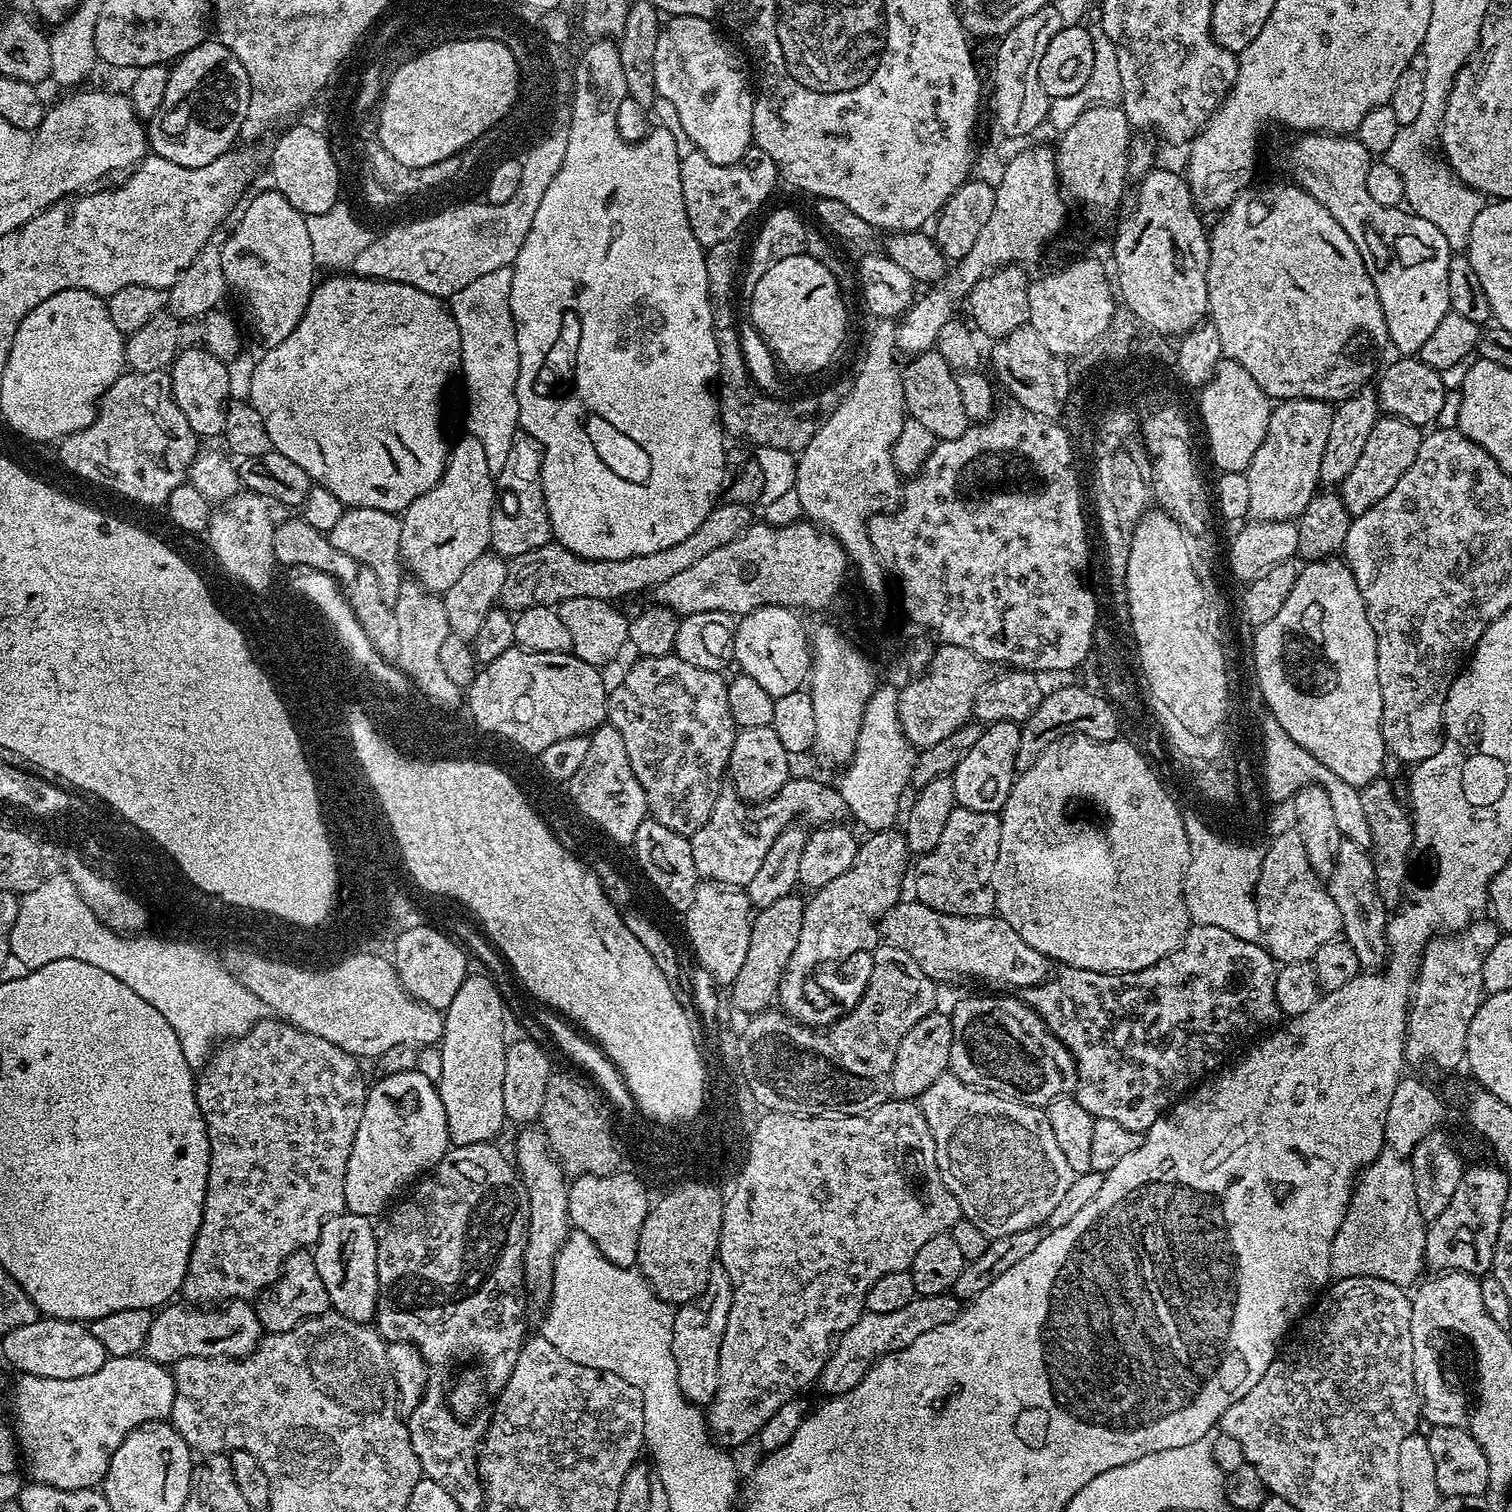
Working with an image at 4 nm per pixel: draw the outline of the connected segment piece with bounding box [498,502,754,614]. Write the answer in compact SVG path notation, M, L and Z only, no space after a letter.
M717 503L690 538L682 538L682 542L666 546L666 550L654 550L654 554L638 554L621 560L587 560L566 550L561 544L549 542L538 550L530 550L530 554L518 554L507 561L506 582L502 582L499 607L519 614L534 606L556 608L570 598L621 602L639 592L651 593L662 586L662 582L670 582L670 578L680 571L706 558L706 554L734 542L734 538L742 535L753 523L754 517L748 512L751 511L742 504Z

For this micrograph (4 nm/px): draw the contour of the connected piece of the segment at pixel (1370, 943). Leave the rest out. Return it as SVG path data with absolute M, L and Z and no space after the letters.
M1341 839L1336 849L1336 868L1327 877L1326 887L1340 911L1343 939L1348 941L1354 954L1358 954L1361 969L1379 969L1386 960L1386 929L1390 916L1384 913L1386 905L1376 889L1376 868L1371 855L1353 840Z

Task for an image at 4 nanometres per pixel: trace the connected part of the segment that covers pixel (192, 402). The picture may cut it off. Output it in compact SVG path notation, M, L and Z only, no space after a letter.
M203 346L187 348L185 347L170 365L172 393L178 402L178 410L186 414L186 422L190 422L190 430L194 430L197 437L219 437L226 426L227 408L230 401L228 365L214 354L210 354Z

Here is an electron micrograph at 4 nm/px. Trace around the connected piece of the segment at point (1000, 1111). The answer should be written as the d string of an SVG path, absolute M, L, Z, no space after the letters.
M951 1074L939 1076L934 1082L934 1086L930 1086L920 1095L918 1103L926 1122L930 1126L930 1134L936 1143L936 1165L940 1171L942 1182L948 1187L948 1192L954 1194L954 1198L960 1203L961 1217L974 1222L974 1226L978 1226L978 1230L982 1230L988 1237L1009 1236L1010 1234L1018 1234L1022 1230L1039 1229L1040 1223L1043 1225L1050 1218L1050 1214L1054 1214L1054 1206L1058 1206L1058 1202L1062 1202L1062 1198L1066 1198L1066 1190L1070 1190L1074 1173L1070 1170L1066 1157L1062 1155L1062 1150L1054 1139L1054 1130L1050 1130L1048 1114L1044 1108L1019 1104L1013 1100L1007 1100L1005 1096L971 1088Z

